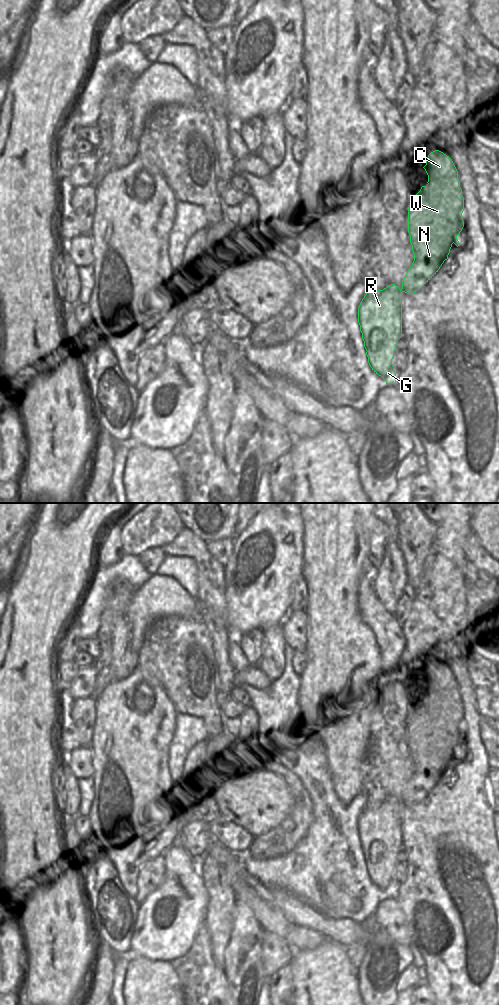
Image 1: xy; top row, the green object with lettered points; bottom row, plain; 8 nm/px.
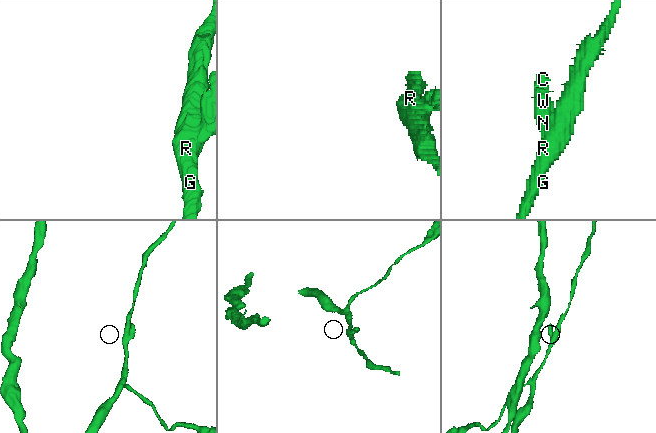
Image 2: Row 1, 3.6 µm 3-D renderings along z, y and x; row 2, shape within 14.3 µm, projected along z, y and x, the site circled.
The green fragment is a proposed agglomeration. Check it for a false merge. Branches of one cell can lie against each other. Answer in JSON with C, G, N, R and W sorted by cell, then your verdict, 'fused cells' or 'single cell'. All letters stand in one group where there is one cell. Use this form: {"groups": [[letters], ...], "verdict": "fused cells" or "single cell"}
{"groups": [["C", "G", "N", "R", "W"]], "verdict": "single cell"}

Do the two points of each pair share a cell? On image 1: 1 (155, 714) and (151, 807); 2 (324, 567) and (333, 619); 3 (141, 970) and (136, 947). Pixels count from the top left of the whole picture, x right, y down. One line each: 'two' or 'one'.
1: one
2: one
3: two

